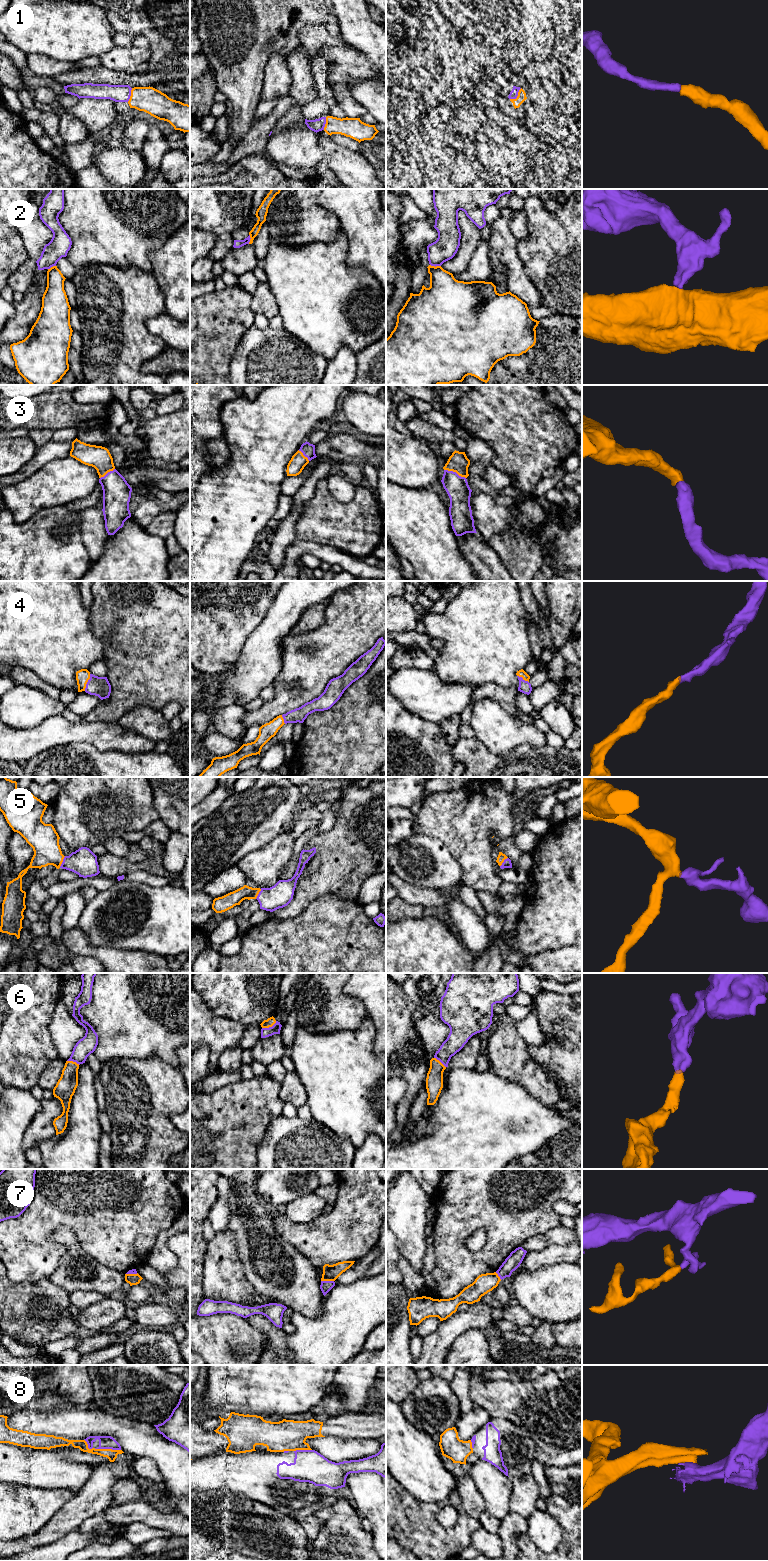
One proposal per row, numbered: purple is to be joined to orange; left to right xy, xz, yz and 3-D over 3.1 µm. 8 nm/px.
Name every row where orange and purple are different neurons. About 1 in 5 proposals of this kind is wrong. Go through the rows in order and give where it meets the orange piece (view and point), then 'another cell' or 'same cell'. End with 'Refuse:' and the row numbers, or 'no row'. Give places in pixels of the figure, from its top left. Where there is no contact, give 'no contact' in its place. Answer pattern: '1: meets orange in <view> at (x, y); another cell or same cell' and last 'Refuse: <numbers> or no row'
1: meets orange in yz at (517, 96); same cell
2: meets orange in yz at (434, 266); another cell
3: meets orange in yz at (455, 471); same cell
4: meets orange in xy at (87, 681); same cell
5: meets orange in xy at (62, 861); same cell
6: meets orange in xz at (269, 1026); same cell
7: meets orange in xz at (327, 1280); another cell
8: meets orange in xy at (107, 1449); another cell
Refuse: 2, 7, 8

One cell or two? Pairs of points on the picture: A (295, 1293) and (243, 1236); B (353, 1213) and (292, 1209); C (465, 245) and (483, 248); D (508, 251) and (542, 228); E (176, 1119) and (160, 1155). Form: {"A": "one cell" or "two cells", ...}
{"A": "one cell", "B": "two cells", "C": "two cells", "D": "two cells", "E": "two cells"}

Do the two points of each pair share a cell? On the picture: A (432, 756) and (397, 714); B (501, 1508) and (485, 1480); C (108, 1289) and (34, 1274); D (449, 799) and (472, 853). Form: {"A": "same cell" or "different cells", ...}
{"A": "same cell", "B": "same cell", "C": "different cells", "D": "same cell"}

